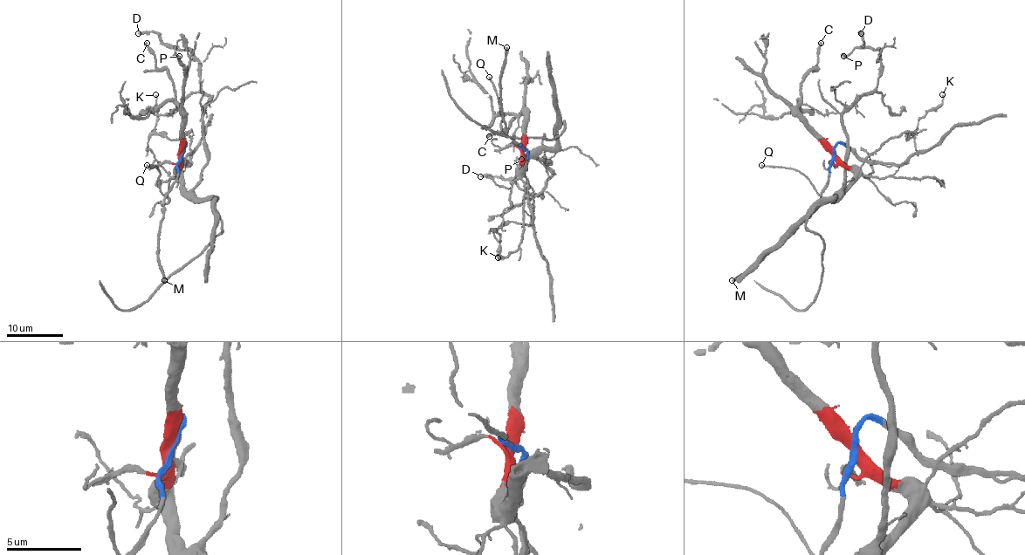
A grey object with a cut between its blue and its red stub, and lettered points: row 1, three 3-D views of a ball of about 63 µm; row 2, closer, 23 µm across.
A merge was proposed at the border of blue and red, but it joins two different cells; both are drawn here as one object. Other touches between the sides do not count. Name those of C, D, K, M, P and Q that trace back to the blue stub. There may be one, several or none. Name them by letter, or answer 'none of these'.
M, Q

